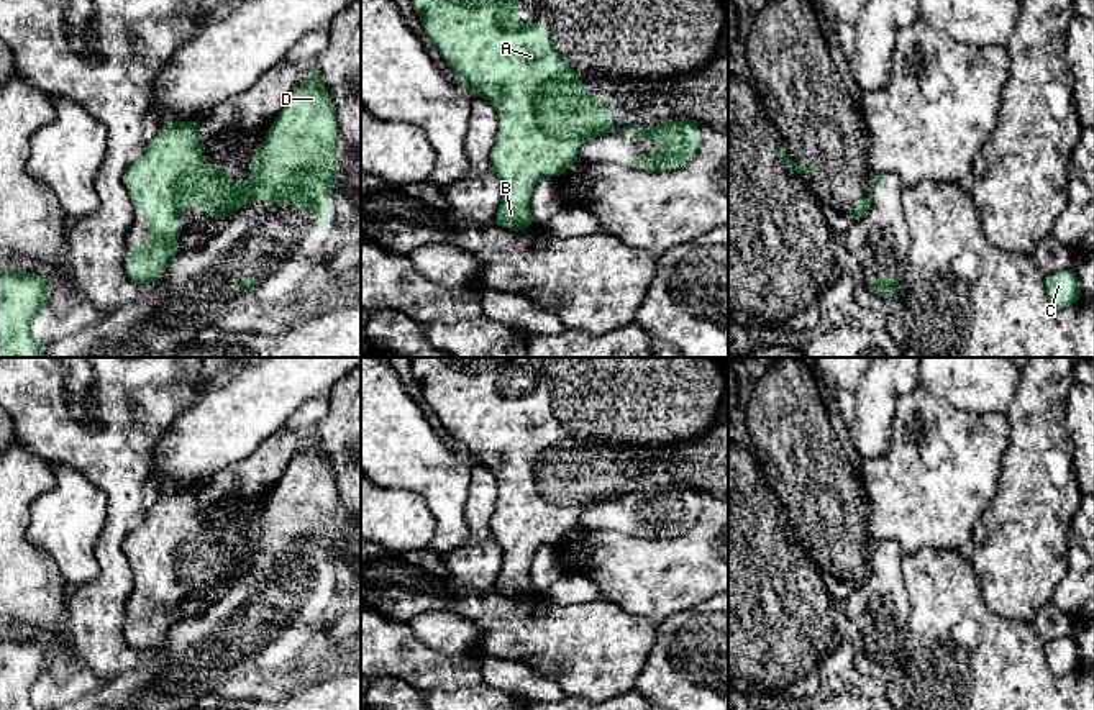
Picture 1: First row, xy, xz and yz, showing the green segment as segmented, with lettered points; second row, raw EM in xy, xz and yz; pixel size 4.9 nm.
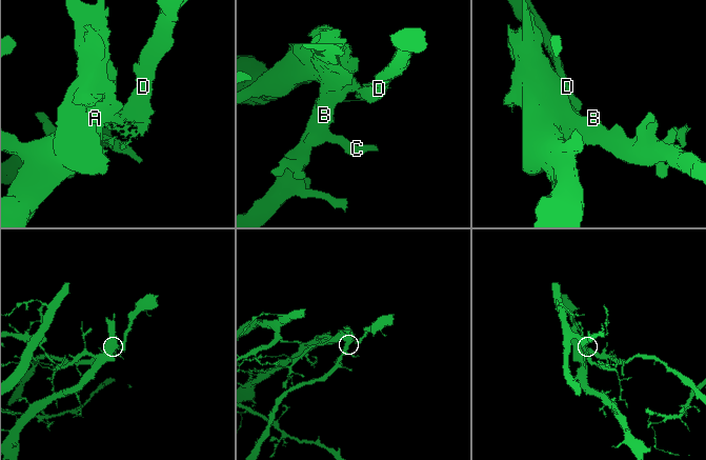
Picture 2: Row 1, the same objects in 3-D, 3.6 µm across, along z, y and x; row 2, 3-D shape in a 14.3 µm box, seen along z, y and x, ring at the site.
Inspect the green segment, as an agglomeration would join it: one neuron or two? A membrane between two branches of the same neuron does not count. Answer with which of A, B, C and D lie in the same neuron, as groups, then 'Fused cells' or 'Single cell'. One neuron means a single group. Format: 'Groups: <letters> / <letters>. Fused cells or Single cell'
Groups: A B C / D. Fused cells

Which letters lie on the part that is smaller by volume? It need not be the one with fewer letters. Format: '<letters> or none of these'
D

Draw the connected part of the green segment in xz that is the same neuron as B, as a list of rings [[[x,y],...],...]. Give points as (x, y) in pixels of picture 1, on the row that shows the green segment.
[[[410,0],[410,3],[422,20],[425,36],[453,69],[456,82],[472,97],[487,100],[502,121],[490,152],[490,169],[502,180],[504,193],[492,223],[510,231],[535,226],[530,213],[535,184],[548,175],[563,175],[577,162],[582,143],[613,131],[607,97],[584,92],[581,74],[569,67],[558,46],[548,38],[546,23],[518,21],[518,0]]]

